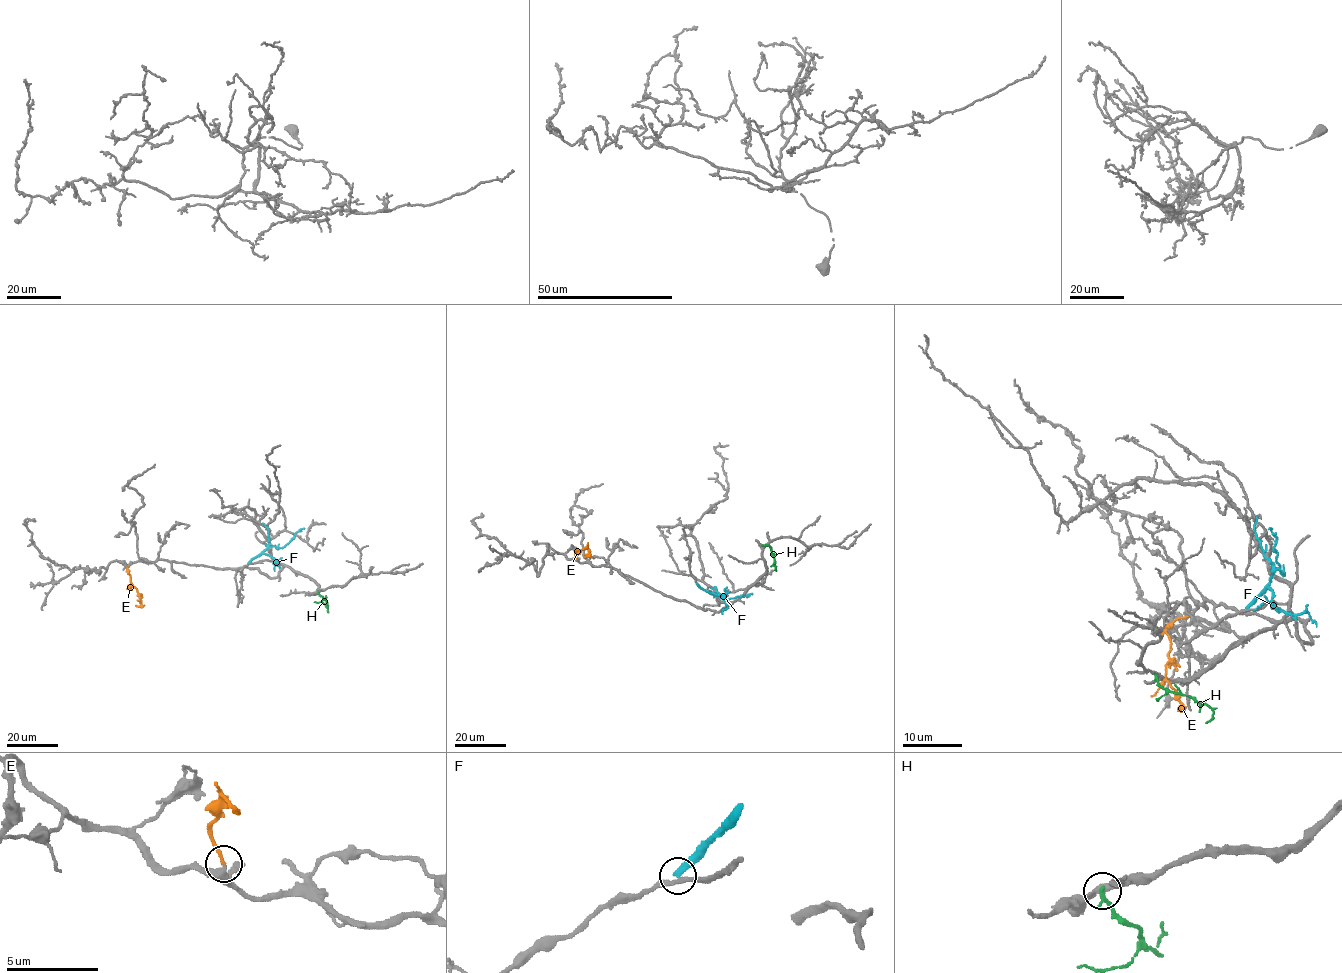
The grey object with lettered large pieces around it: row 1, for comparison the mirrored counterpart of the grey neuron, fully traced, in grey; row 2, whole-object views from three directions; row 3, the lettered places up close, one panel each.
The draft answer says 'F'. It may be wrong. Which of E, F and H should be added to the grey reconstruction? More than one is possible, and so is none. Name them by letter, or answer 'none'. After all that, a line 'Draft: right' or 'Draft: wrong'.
E
Draft: wrong

